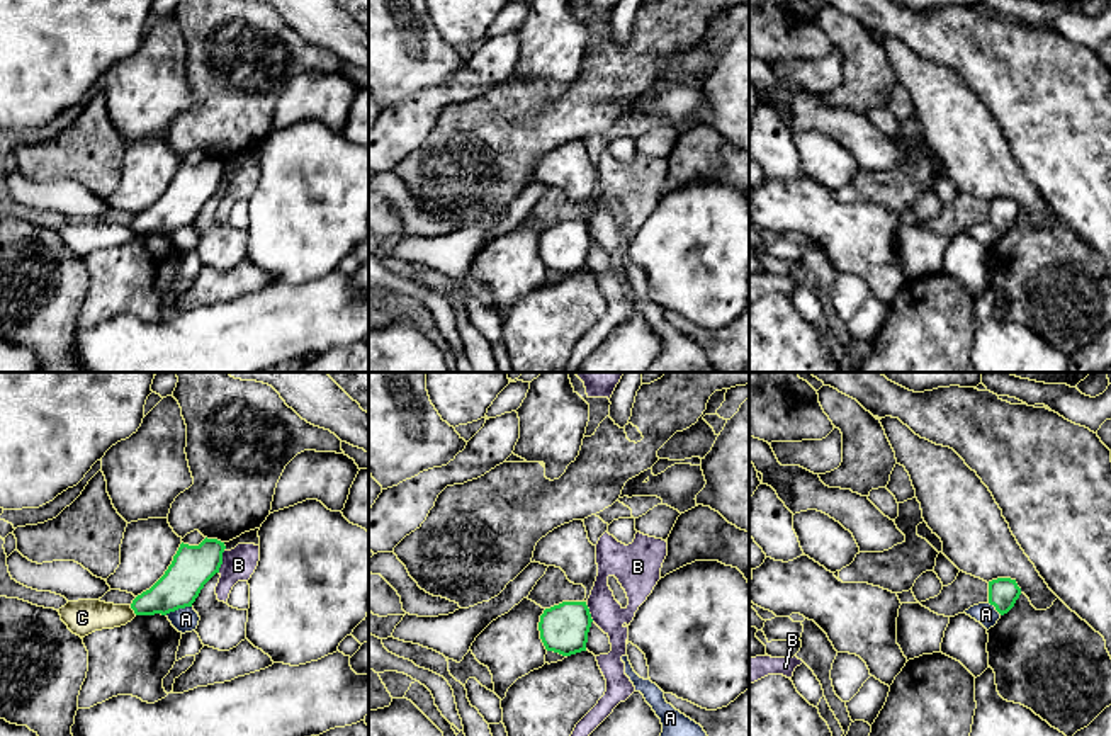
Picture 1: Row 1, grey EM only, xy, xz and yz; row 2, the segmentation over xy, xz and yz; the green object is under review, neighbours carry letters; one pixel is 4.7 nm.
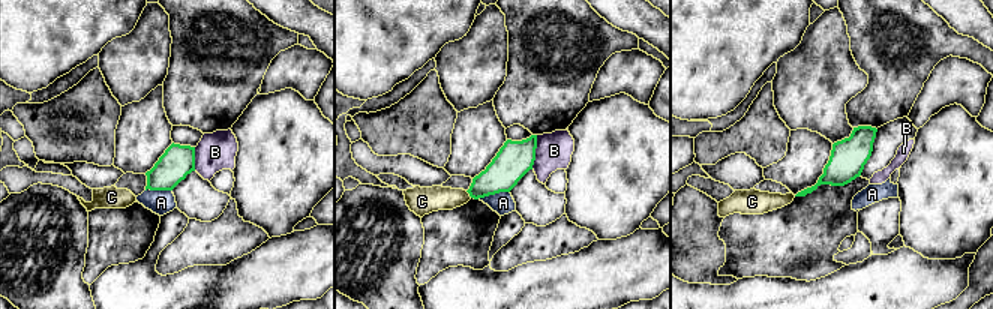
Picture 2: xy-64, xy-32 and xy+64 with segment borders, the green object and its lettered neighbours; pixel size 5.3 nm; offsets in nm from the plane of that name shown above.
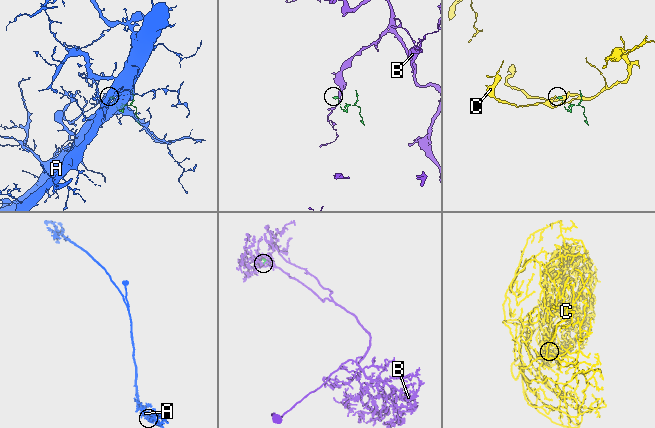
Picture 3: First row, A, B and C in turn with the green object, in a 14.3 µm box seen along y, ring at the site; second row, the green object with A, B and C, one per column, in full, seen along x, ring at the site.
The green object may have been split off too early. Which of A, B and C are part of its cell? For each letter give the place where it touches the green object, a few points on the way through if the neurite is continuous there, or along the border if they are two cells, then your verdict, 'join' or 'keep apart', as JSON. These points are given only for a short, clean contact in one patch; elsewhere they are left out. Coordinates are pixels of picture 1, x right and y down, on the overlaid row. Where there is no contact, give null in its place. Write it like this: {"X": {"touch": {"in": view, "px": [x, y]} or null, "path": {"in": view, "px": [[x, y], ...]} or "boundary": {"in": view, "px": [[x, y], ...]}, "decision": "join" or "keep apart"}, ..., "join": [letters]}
{"A": {"touch": {"in": "xy", "px": [177, 609]}, "decision": "keep apart"}, "B": {"touch": {"in": "xy", "px": [221, 560]}, "boundary": {"in": "xy", "px": [[225, 548], [218, 571]]}, "decision": "keep apart"}, "C": {"touch": {"in": "xy", "px": [133, 609]}, "boundary": {"in": "xy", "px": [[129, 605], [136, 614]]}, "decision": "keep apart"}, "join": []}

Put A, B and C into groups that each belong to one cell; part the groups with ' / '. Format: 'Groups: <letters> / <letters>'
Groups: A / B / C

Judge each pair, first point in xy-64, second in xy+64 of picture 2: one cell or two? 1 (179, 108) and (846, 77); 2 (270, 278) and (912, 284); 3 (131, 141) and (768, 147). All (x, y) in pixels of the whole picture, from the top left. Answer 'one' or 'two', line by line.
1: two
2: one
3: two

